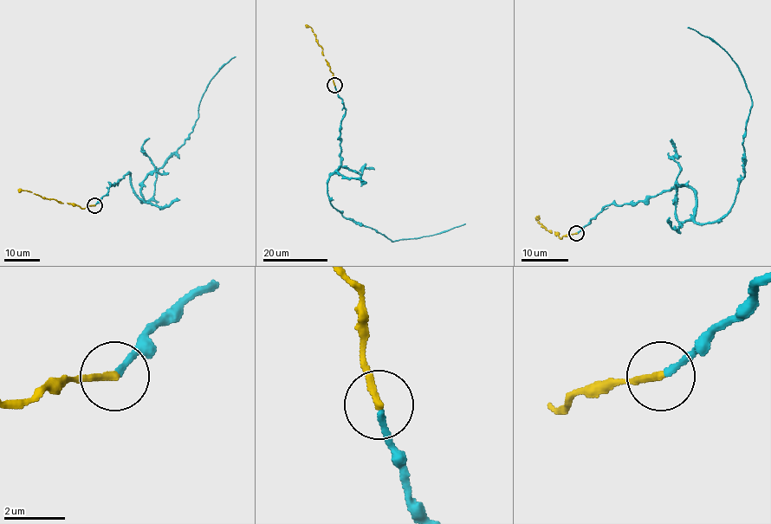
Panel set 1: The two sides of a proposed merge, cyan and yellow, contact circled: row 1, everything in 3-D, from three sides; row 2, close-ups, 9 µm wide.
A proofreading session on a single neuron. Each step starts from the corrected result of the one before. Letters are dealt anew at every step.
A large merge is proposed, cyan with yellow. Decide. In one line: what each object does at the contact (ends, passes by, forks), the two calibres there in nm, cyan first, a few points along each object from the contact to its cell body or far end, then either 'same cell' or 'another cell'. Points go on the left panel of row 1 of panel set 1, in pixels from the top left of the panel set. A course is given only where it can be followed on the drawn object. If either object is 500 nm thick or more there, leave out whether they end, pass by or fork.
cyan ends; yellow ends; calibres 180 and 240 nm; course cyan (94, 204), (128, 173), (140, 202), (151, 200), (159, 169), (191, 132), (203, 93), (235, 56); course yellow (94, 205), (80, 208), (18, 189); same cell

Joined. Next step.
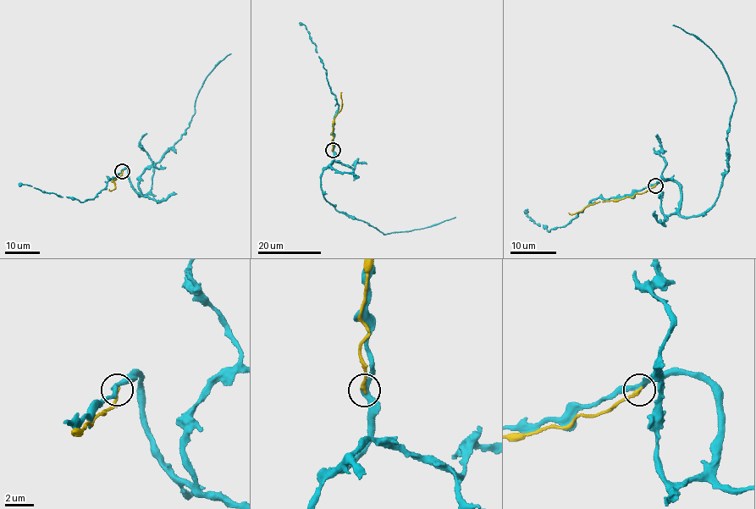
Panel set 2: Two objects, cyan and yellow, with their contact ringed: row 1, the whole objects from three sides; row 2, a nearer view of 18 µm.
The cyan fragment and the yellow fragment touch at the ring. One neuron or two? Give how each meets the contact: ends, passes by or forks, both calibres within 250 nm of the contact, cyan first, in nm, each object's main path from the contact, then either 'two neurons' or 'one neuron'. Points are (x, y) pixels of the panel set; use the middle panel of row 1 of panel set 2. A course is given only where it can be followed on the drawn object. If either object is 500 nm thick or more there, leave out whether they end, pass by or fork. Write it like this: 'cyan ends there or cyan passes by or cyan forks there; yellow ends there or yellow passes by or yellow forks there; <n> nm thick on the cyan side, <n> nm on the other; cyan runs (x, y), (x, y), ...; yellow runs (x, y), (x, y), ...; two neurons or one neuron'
cyan passes by; yellow ends there; 360 nm thick on the cyan side, 240 nm on the other; cyan runs (332, 149), (333, 163), (322, 168), (320, 185), (326, 201), (338, 211), (383, 235), (419, 229), (455, 217); yellow runs (332, 150), (333, 121), (342, 102), (342, 92); two neurons

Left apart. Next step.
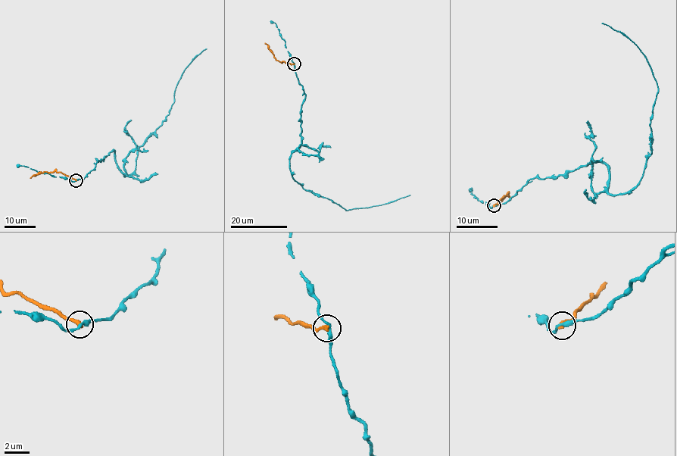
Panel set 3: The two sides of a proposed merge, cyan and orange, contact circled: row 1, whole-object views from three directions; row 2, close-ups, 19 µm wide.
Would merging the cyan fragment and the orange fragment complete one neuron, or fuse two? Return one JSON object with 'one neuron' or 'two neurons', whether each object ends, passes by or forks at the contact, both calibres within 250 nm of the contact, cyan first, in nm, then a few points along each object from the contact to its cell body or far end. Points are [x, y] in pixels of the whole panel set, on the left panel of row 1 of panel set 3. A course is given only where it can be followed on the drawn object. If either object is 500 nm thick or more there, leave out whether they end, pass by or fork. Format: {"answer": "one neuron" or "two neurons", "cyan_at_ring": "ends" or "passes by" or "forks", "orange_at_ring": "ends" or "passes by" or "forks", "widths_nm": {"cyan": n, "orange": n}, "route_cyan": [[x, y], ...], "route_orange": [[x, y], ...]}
{"answer": "two neurons", "cyan_at_ring": "passes by", "orange_at_ring": "ends", "widths_nm": {"cyan": 240, "orange": 360}, "route_cyan": [[76, 180], [113, 151], [116, 167], [123, 175], [131, 176], [140, 147], [168, 114], [178, 80], [206, 48]], "route_orange": [[76, 180], [54, 171], [41, 172], [29, 178]]}

